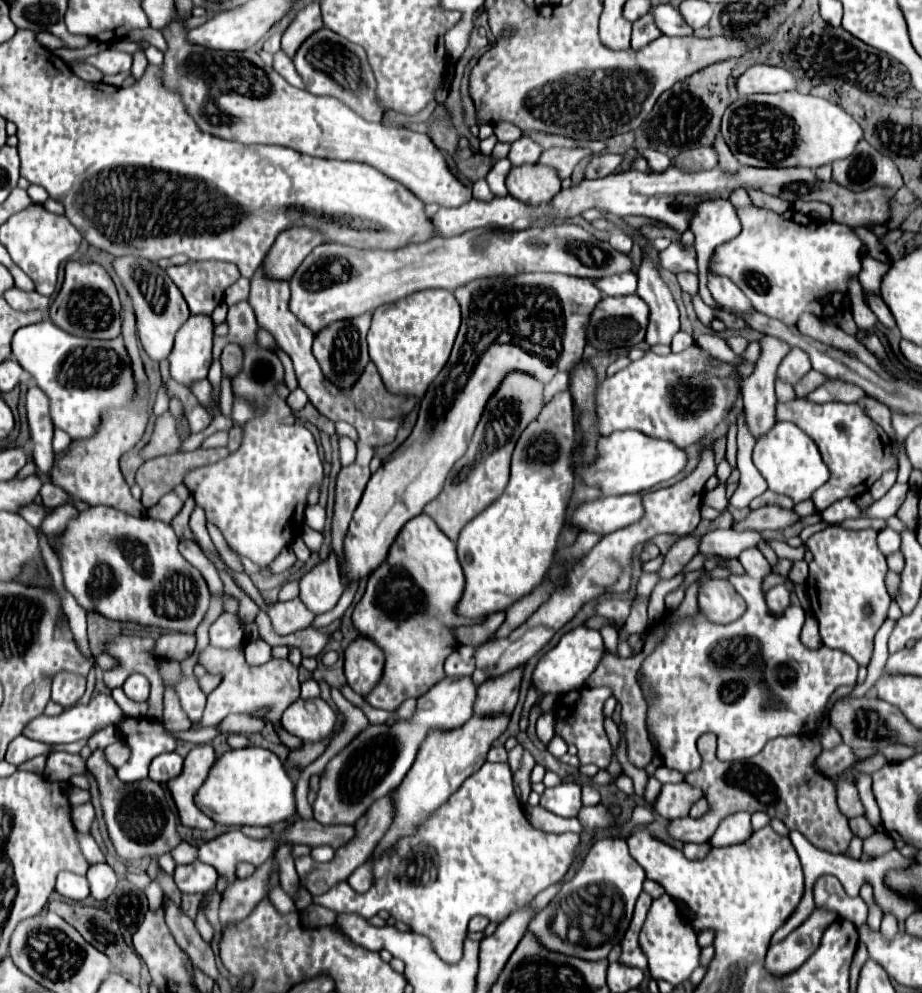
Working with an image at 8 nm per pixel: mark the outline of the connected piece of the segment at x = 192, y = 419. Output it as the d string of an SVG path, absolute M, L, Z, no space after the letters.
M201 404L193 406L191 410L187 410L185 416L189 420L191 432L201 432L201 430L205 430L209 426L209 416L207 416L207 412L205 412L205 408Z

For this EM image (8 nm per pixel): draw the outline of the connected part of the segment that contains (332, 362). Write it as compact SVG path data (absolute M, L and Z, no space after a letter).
M365 312L357 318L331 322L329 326L325 326L323 330L319 330L315 334L313 356L317 358L325 378L329 382L333 382L335 386L353 386L359 380L359 376L363 374L365 366L369 364L367 340L365 340L367 330L369 330L369 322L371 322L371 312Z

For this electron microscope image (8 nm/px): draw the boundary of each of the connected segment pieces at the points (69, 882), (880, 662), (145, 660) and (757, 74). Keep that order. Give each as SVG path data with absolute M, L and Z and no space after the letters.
M61 872L57 876L57 886L55 890L69 898L69 900L85 900L89 896L89 884L85 876L77 876L71 872Z
M886 619L874 638L874 649L872 658L867 666L868 675L863 684L857 684L849 694L849 698L863 698L869 688L878 680L883 673L883 668L889 656L888 639L895 626L895 621Z
M115 634L115 636L107 636L103 640L103 652L109 654L111 658L115 658L115 666L111 670L103 670L103 682L109 690L113 688L122 687L125 680L133 674L133 672L139 672L143 676L149 678L151 682L151 696L147 700L148 710L147 716L161 722L161 702L163 702L163 694L165 694L165 680L159 672L159 660L157 656L153 654L153 648L155 648L157 640L155 638L141 638L141 636L127 636L127 634Z
M755 64L743 76L737 78L739 94L757 94L757 92L777 94L795 90L795 84L797 84L795 76L789 70L765 64Z

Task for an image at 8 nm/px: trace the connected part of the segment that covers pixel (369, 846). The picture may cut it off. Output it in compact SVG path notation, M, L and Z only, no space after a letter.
M387 794L387 798L381 798L379 802L375 802L375 806L371 806L371 810L367 810L367 814L363 814L363 818L359 818L359 822L355 824L353 840L347 842L345 846L341 846L335 852L335 860L333 862L329 862L329 864L315 864L313 866L313 860L309 856L295 860L297 872L301 876L301 884L311 894L325 894L335 884L347 880L349 874L355 870L355 866L361 866L367 860L367 854L375 848L375 842L379 842L379 838L387 832L389 824L391 824L391 794Z

